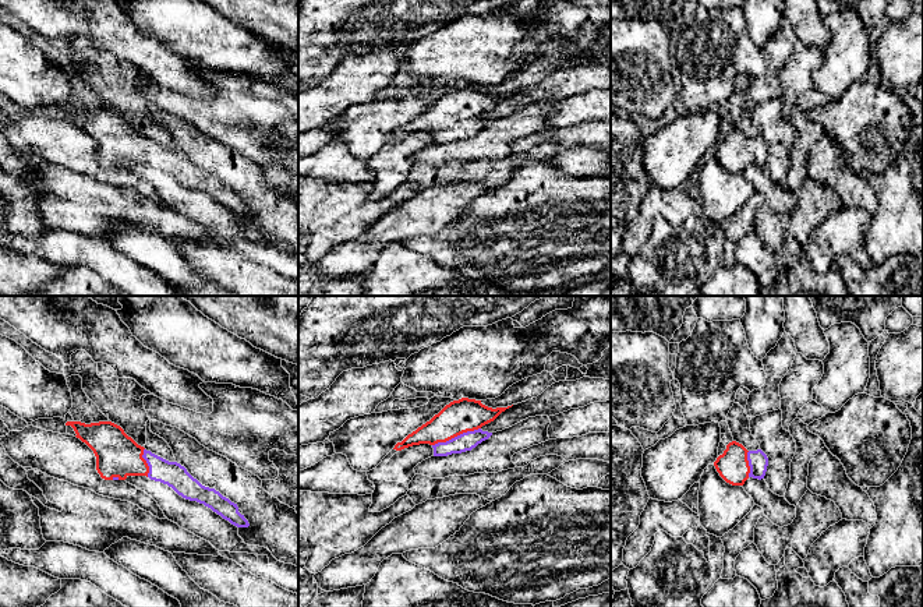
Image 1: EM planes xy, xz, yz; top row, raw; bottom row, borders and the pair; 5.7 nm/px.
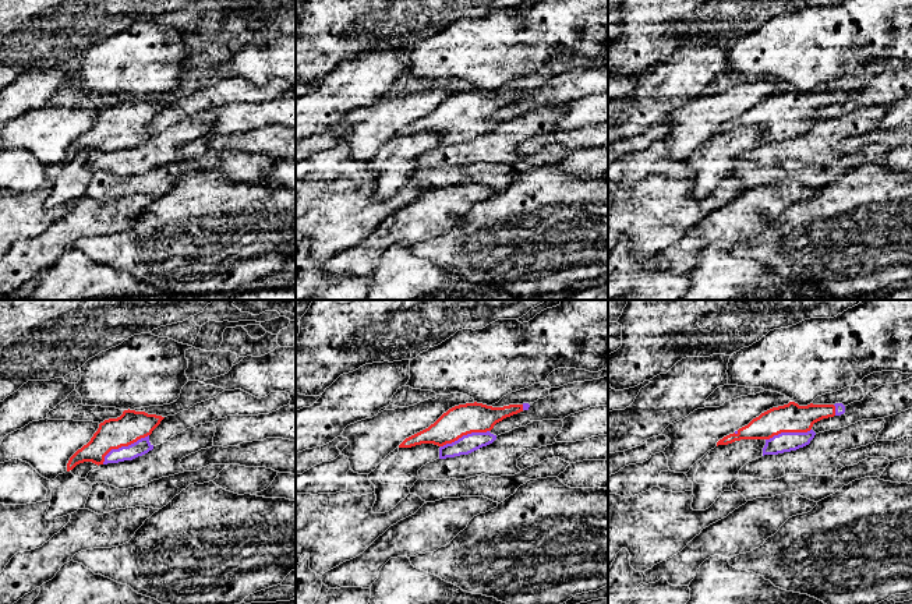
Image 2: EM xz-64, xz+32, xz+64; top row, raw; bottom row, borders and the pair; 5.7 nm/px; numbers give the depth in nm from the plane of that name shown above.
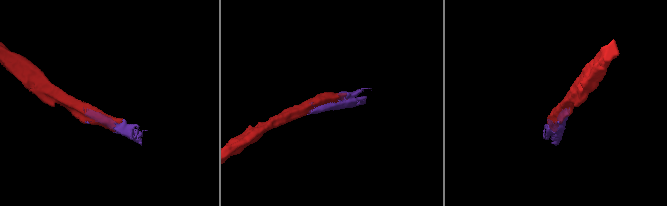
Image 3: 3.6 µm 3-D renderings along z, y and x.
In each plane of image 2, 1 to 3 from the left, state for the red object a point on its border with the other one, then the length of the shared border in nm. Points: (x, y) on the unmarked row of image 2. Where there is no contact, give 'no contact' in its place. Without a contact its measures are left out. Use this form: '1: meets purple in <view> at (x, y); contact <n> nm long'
1: meets purple in xz-64 at (123, 134); contact 320 nm long
2: meets purple in xz+32 at (465, 123); contact 300 nm long
3: meets purple in xz+64 at (788, 120); contact 280 nm long

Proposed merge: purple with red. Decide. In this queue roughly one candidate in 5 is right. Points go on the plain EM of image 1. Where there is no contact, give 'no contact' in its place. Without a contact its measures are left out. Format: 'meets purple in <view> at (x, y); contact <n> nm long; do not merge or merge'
meets purple in xz at (458, 123); contact 300 nm long; merge

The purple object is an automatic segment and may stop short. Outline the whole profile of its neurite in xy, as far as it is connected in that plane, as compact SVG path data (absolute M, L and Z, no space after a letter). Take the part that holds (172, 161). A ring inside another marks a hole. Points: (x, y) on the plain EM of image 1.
M67 109L75 124L85 130L96 144L96 158L105 167L125 167L128 163L146 163L171 174L185 187L211 195L237 215L248 215L237 191L215 176L202 173L184 153L169 149L138 133L124 117L112 109L85 112Z

